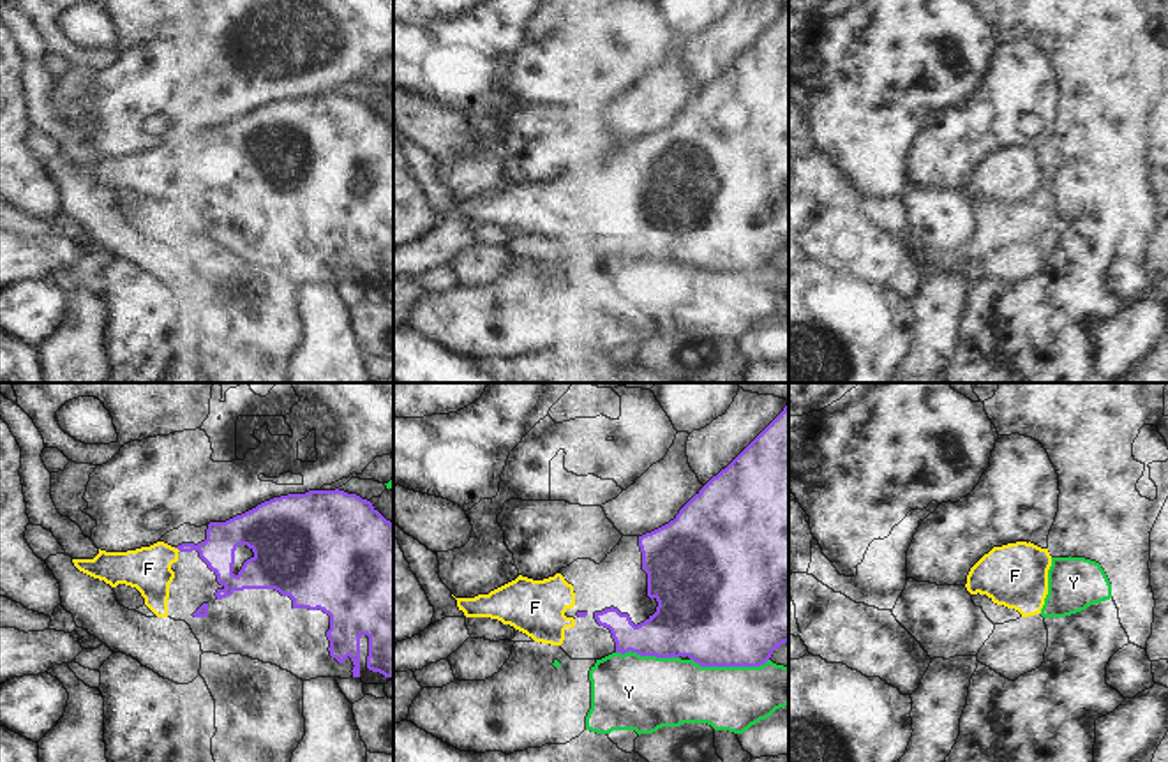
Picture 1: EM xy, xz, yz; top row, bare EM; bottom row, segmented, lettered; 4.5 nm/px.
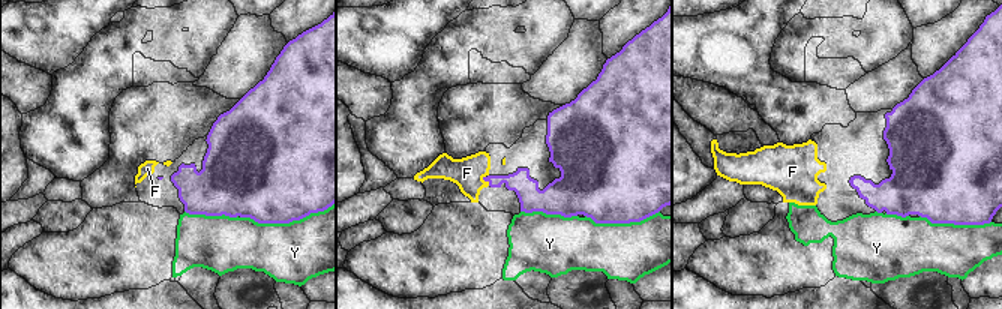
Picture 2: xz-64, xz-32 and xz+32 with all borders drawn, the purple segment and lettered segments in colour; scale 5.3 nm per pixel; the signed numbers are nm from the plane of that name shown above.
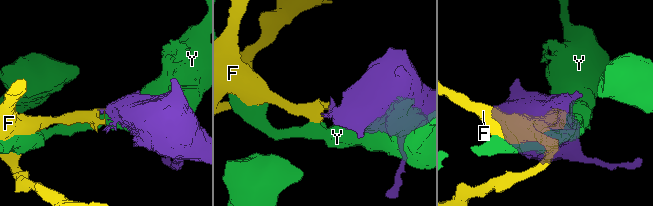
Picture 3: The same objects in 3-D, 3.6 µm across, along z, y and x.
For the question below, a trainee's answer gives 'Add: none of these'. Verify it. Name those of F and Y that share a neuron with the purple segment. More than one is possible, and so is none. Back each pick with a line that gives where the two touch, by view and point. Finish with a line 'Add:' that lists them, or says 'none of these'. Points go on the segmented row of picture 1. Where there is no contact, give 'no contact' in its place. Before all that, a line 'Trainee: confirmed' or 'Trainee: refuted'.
Trainee: refuted
F: meets purple in xy at (177, 547)
Add: F

